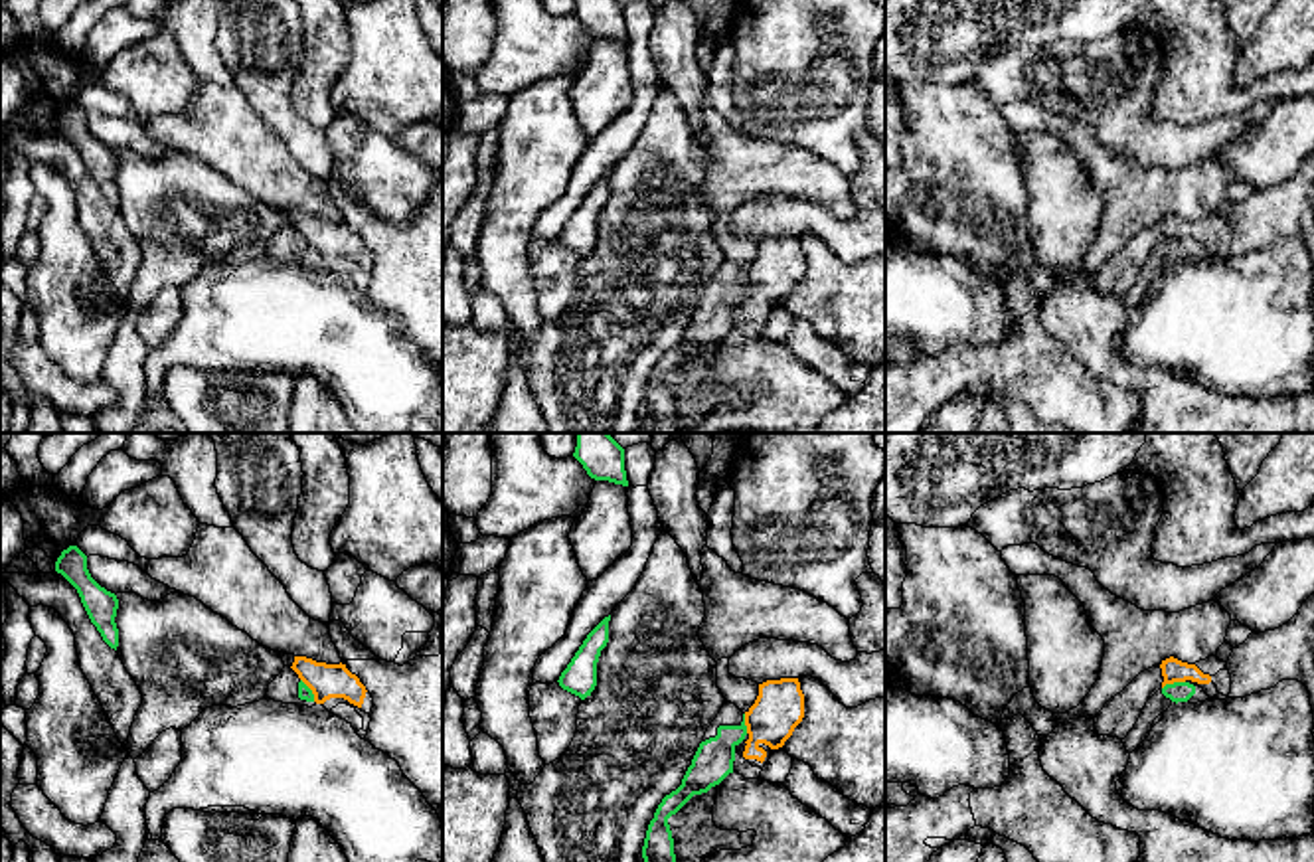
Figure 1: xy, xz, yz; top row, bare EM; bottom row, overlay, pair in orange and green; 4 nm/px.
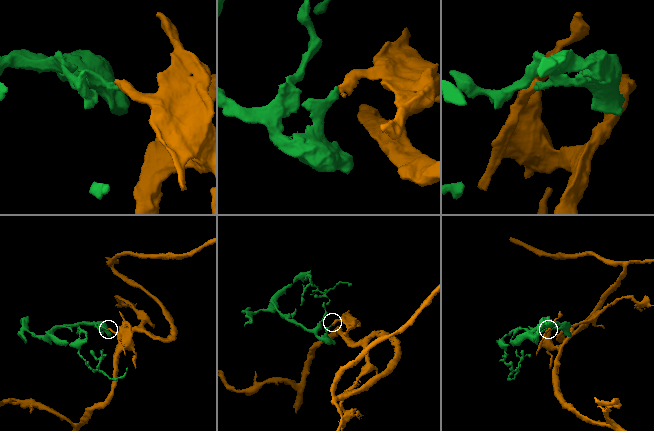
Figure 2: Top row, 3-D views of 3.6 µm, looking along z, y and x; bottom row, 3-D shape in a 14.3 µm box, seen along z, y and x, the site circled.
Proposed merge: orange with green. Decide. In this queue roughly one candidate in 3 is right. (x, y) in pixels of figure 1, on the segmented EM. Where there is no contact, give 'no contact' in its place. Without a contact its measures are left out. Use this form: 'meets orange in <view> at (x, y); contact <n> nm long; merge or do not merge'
meets orange in yz at (1172, 683); contact 100 nm long; do not merge

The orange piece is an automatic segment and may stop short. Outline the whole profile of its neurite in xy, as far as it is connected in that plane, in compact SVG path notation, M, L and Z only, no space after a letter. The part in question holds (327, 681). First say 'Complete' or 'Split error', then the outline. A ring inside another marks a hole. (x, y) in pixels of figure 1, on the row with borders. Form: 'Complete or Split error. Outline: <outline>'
Split error. Outline: M287 652L279 654L285 666L290 666L312 690L316 704L324 704L330 698L344 698L350 704L358 706L362 712L371 712L371 694L366 690L360 678L346 668L346 664L316 662L306 656L294 656Z

